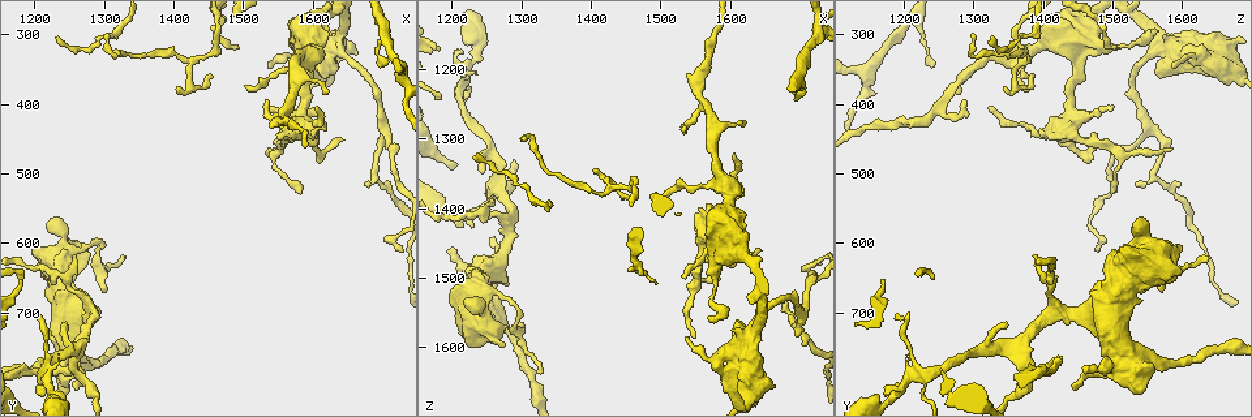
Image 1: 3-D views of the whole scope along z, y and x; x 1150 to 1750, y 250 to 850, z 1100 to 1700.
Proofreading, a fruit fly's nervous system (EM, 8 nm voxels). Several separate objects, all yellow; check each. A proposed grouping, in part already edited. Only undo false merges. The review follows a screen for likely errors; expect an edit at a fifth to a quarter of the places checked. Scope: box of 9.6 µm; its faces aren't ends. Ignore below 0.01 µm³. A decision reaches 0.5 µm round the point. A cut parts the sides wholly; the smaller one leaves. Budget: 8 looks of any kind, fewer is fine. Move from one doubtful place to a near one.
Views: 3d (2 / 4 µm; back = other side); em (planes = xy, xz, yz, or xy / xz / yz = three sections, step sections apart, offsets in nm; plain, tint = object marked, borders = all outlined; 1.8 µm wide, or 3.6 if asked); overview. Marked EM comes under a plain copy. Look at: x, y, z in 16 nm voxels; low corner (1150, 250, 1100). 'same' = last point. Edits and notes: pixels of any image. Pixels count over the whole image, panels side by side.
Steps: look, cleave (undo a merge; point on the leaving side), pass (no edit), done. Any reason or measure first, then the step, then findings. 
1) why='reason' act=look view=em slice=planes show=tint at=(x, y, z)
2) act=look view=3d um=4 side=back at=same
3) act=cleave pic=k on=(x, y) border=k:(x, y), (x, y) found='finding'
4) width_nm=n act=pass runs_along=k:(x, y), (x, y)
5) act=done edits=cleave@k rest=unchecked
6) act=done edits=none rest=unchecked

why='three arms meet' act=look view=em slice=yz step=8 show=tint at=(1420, 340, 1370)

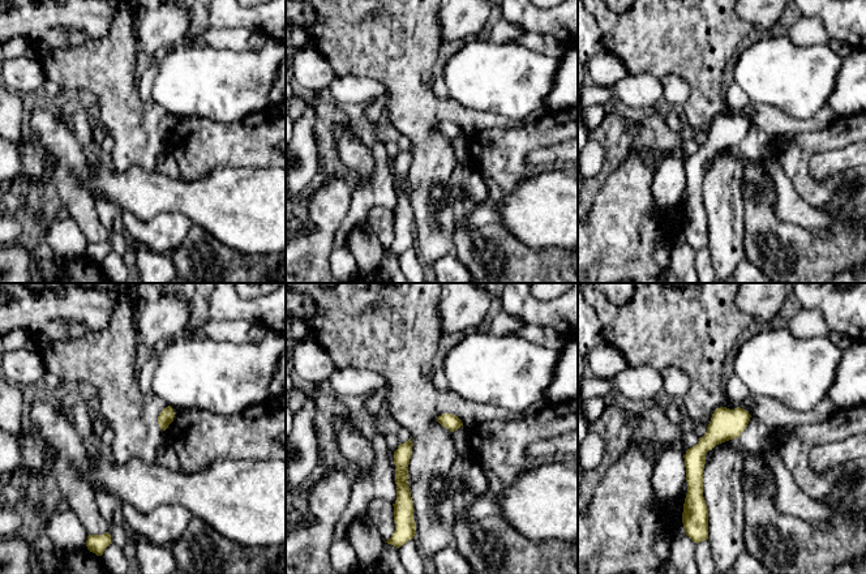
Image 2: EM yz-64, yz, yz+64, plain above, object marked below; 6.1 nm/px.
why='cut it another way' act=look view=em slice=planes show=tint at=same

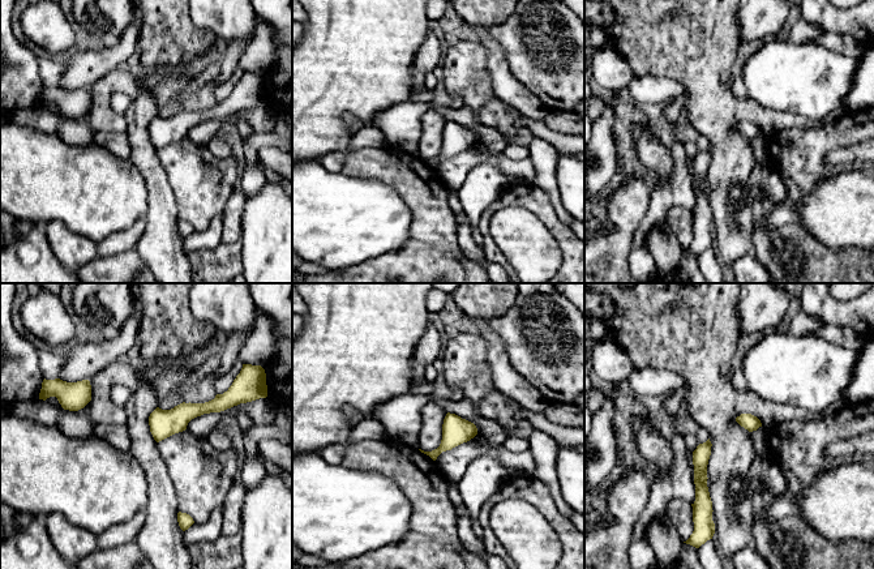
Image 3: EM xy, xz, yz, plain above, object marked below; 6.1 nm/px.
act=pass found='all the same neuron'

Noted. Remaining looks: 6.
why='looks like a crossing' act=look view=3d um=4 at=(1615, 325, 1600)

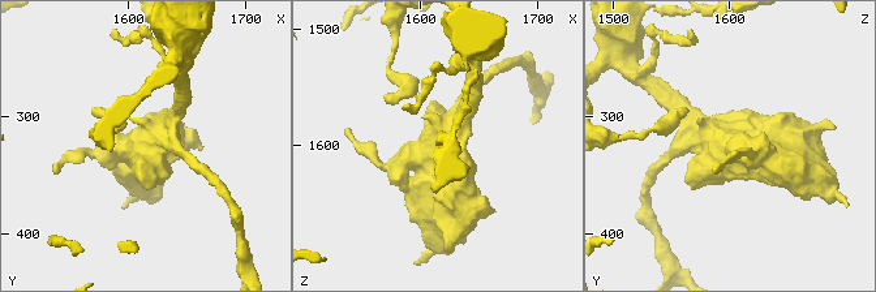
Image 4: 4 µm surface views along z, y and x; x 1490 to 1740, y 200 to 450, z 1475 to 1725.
why='shape alone is not enough' act=look view=em um=3.6 slice=xz step=8 show=borders at=(1616, 326, 1602)

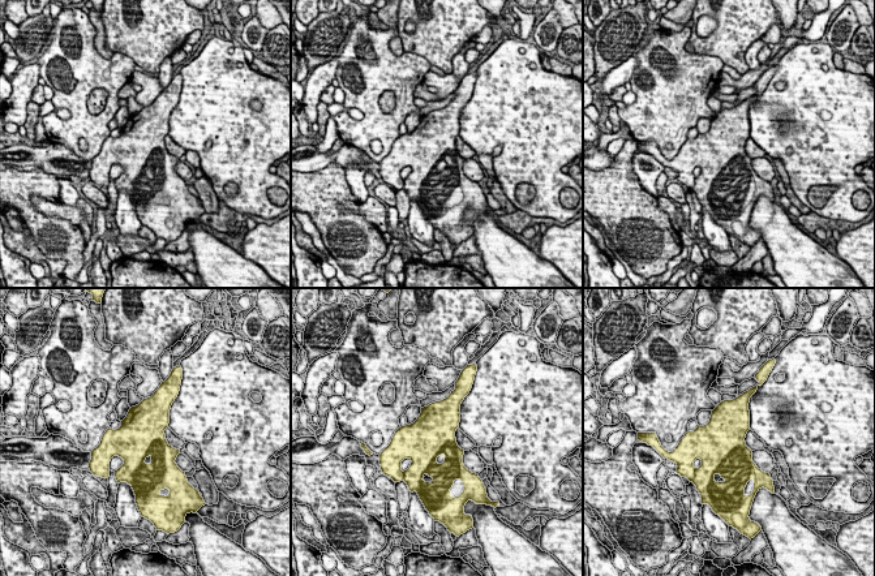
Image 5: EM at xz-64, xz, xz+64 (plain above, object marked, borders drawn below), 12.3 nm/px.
why='another direction' act=look view=em um=3.6 slice=planes show=borders at=same

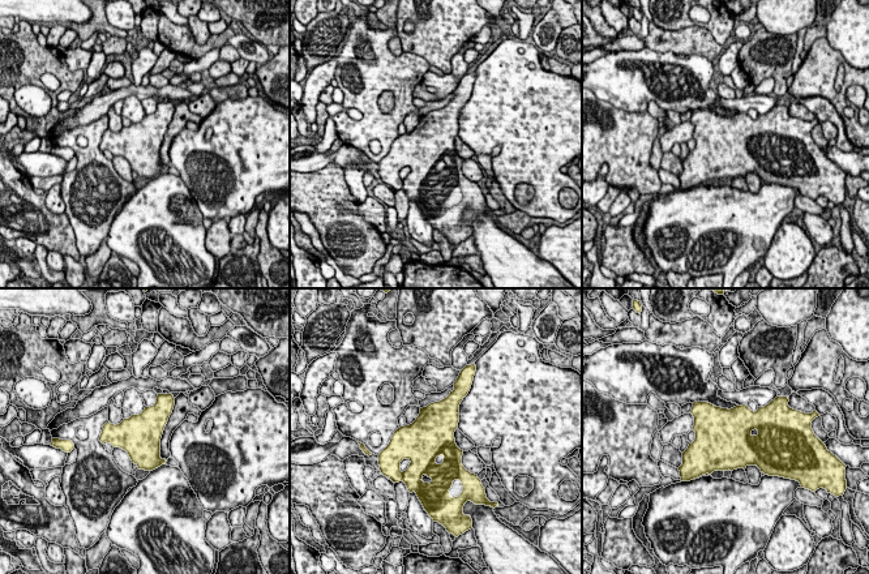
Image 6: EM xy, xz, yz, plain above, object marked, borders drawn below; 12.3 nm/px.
act=pass found='all the same neuron'

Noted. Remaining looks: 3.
why='a narrow waist' act=look view=3d um=4 at=(1250, 660, 1410)

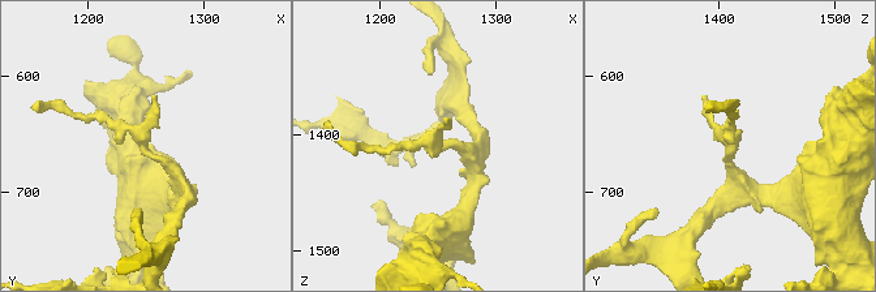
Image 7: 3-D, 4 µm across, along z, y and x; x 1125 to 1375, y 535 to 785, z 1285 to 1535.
why='need the tissue' act=look view=em slice=planes show=tint at=(1252, 660, 1408)

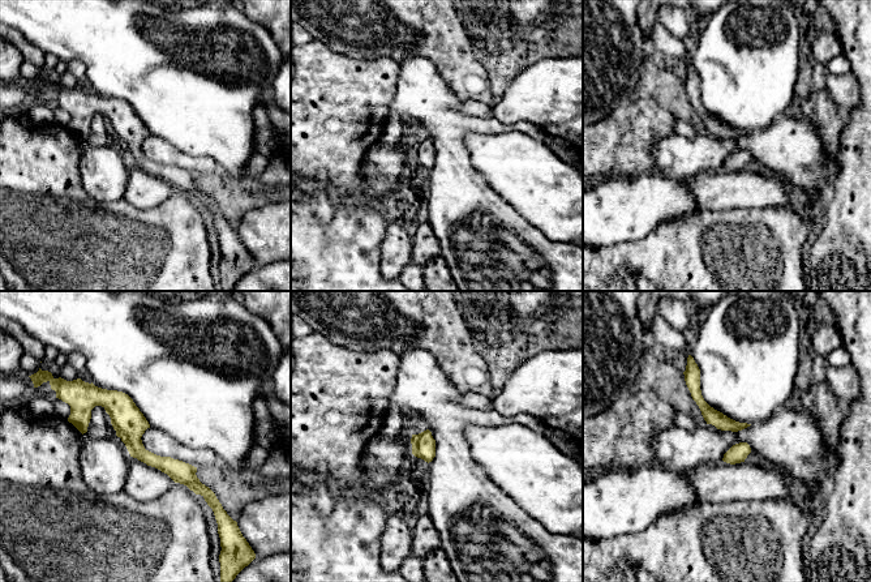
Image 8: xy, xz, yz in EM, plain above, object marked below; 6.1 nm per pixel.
act=pass runs_along=8:(85, 388), (129, 423), (149, 458), (202, 490) found='one neuron here'

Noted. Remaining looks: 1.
act=done edits=none rest=unchecked

